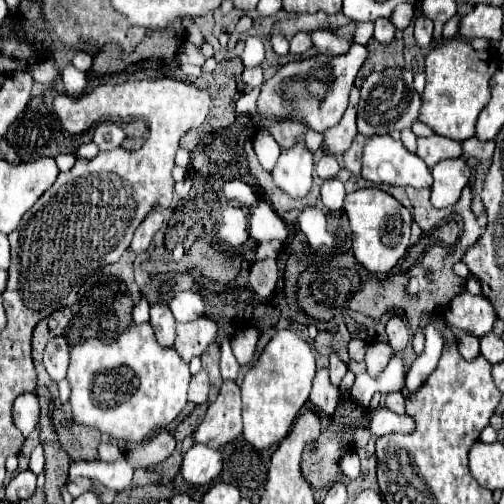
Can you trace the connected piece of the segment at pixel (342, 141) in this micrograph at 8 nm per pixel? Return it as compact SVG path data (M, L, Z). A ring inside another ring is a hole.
M353 88L351 90L351 98L349 98L349 108L345 110L341 122L335 128L329 128L329 130L323 132L323 144L327 146L329 152L343 154L351 146L351 140L357 134L357 128L355 128L357 102L359 102L359 90Z

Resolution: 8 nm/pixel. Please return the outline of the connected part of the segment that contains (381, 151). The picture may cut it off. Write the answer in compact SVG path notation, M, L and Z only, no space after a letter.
M371 136L367 138L367 144L365 144L365 152L363 152L363 172L361 176L365 180L371 180L371 182L385 182L385 184L391 184L391 186L413 186L413 188L429 188L431 186L431 170L427 168L427 164L407 152L407 148L403 146L401 140L393 140L391 136Z

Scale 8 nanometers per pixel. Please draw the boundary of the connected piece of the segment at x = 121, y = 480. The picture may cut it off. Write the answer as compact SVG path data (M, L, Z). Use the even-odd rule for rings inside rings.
M125 458L117 462L103 462L103 460L91 460L91 462L71 462L69 466L69 480L87 476L91 480L101 482L103 486L121 492L131 488L131 476L133 470L127 464Z

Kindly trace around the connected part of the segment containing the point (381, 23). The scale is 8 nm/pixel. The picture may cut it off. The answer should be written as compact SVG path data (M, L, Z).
M379 18L375 20L375 32L373 32L373 38L377 42L391 42L395 38L395 24L389 20L389 18Z

